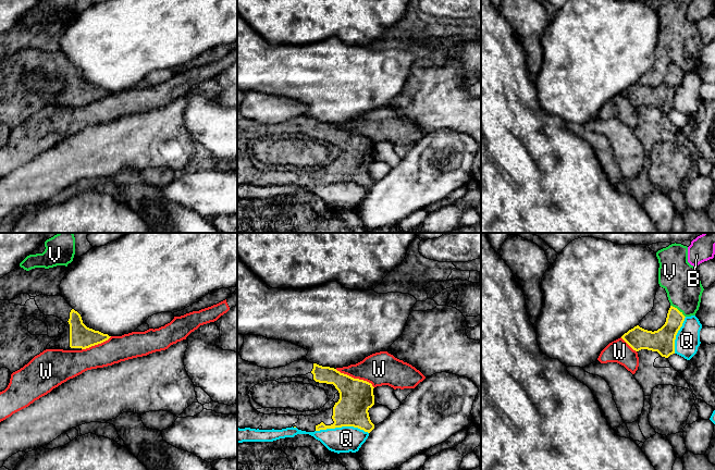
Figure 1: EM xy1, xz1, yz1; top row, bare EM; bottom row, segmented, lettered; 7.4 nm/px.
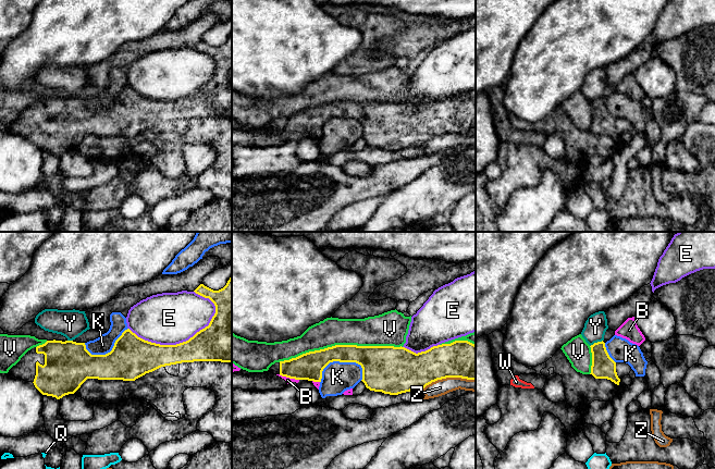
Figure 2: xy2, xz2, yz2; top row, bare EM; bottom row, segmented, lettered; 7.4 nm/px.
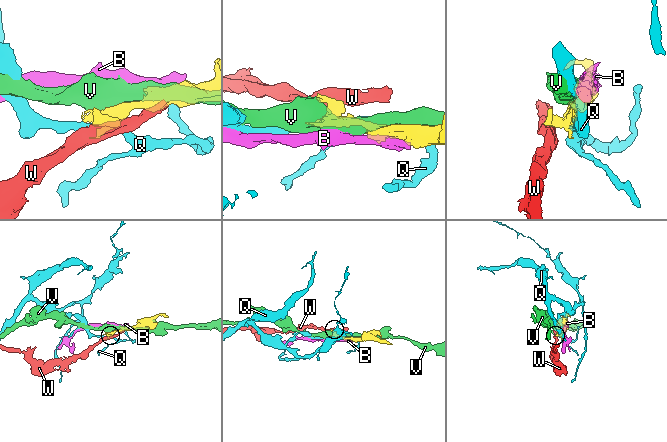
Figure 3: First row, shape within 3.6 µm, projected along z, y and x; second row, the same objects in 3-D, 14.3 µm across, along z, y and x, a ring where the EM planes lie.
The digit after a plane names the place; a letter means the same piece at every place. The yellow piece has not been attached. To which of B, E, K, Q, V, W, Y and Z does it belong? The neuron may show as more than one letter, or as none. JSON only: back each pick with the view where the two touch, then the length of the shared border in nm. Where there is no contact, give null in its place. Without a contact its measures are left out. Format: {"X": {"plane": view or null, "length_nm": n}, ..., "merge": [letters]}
{"merge": []}

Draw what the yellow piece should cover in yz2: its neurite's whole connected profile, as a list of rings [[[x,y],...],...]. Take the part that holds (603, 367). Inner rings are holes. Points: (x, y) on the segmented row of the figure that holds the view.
[[[597,342],[591,347],[592,366],[591,373],[595,379],[607,379],[619,385],[620,379],[616,372],[616,362],[609,357],[605,343]]]

